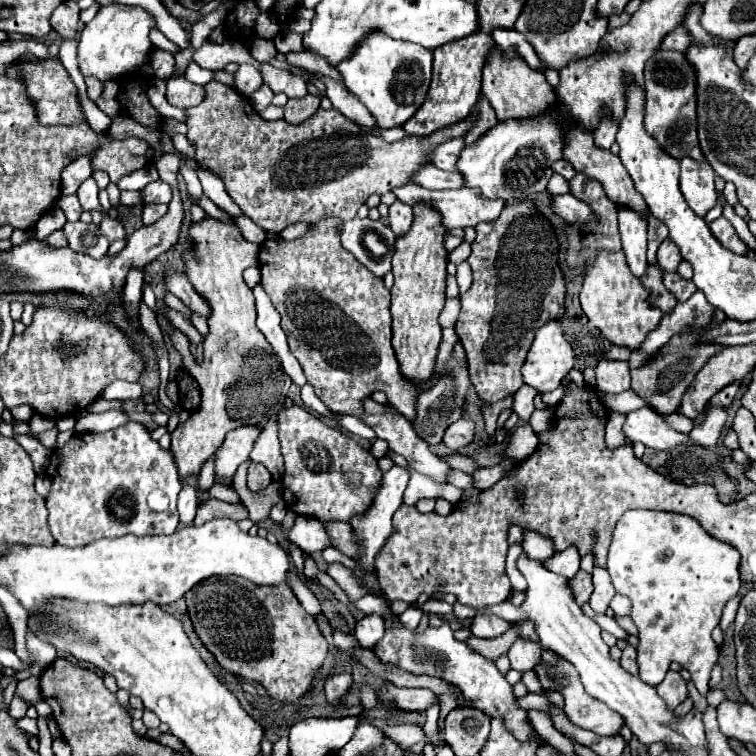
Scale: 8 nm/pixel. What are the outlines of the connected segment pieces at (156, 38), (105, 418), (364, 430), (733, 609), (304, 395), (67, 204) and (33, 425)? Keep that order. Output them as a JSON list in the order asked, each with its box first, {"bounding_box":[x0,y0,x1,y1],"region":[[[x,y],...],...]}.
[{"bounding_box":[149,27,180,54],"region":[[[153,27],[150,31],[149,38],[153,45],[162,50],[167,50],[172,54],[177,54],[180,49],[173,42],[168,40],[164,34],[157,29],[157,27]]]},{"bounding_box":[75,410,129,432],"region":[[[109,410],[103,414],[87,414],[87,416],[77,420],[75,430],[77,432],[105,432],[105,430],[111,430],[111,428],[125,424],[127,420],[129,420],[127,414],[117,412],[117,410]]]},{"bounding_box":[334,413,376,440],"region":[[[334,413],[334,417],[339,425],[355,435],[368,440],[376,438],[374,430],[362,422],[359,418],[347,414]]]},{"bounding_box":[721,596,741,630],"region":[[[735,596],[735,598],[731,598],[731,600],[725,604],[725,608],[723,608],[723,616],[721,616],[721,628],[723,628],[723,630],[735,620],[739,602],[741,602],[741,596]]]},{"bounding_box":[301,384,331,416],"region":[[[305,384],[303,388],[301,388],[301,400],[303,400],[303,404],[309,408],[309,410],[315,410],[315,412],[319,412],[319,414],[323,414],[323,416],[331,416],[331,412],[325,408],[325,404],[315,396],[315,392],[313,392],[313,388],[309,386],[309,384]]]},{"bounding_box":[58,194,83,222],"region":[[[76,194],[70,197],[61,197],[58,206],[63,210],[67,221],[75,222],[80,220],[83,209]]]},{"bounding_box":[29,414,57,434],"region":[[[35,414],[31,418],[31,422],[29,422],[29,428],[31,428],[31,434],[41,434],[41,432],[45,432],[49,428],[55,428],[55,424],[57,424],[57,420],[41,416],[41,414]]]}]

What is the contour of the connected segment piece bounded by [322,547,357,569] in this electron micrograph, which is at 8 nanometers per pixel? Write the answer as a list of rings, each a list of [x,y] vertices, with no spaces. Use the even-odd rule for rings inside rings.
[[[329,547],[322,552],[322,555],[327,564],[340,562],[350,569],[354,569],[357,567],[356,562],[352,558],[345,556],[336,548]]]

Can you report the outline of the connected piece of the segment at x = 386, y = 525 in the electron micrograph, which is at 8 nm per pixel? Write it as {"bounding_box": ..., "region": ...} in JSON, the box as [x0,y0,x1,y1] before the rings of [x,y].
{"bounding_box":[351,466,409,570],"region":[[[393,466],[383,474],[381,490],[371,504],[371,510],[351,522],[357,538],[363,542],[363,560],[359,560],[361,570],[375,570],[373,558],[375,550],[383,546],[387,534],[391,534],[391,518],[403,502],[403,492],[409,482],[409,470],[403,466]]]}

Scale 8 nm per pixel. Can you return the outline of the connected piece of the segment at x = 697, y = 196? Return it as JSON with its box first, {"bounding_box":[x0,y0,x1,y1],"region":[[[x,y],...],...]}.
{"bounding_box":[680,158,717,216],"region":[[[682,158],[680,164],[680,190],[689,204],[689,208],[697,216],[705,216],[717,202],[715,194],[715,172],[703,162],[695,162],[691,158]]]}

